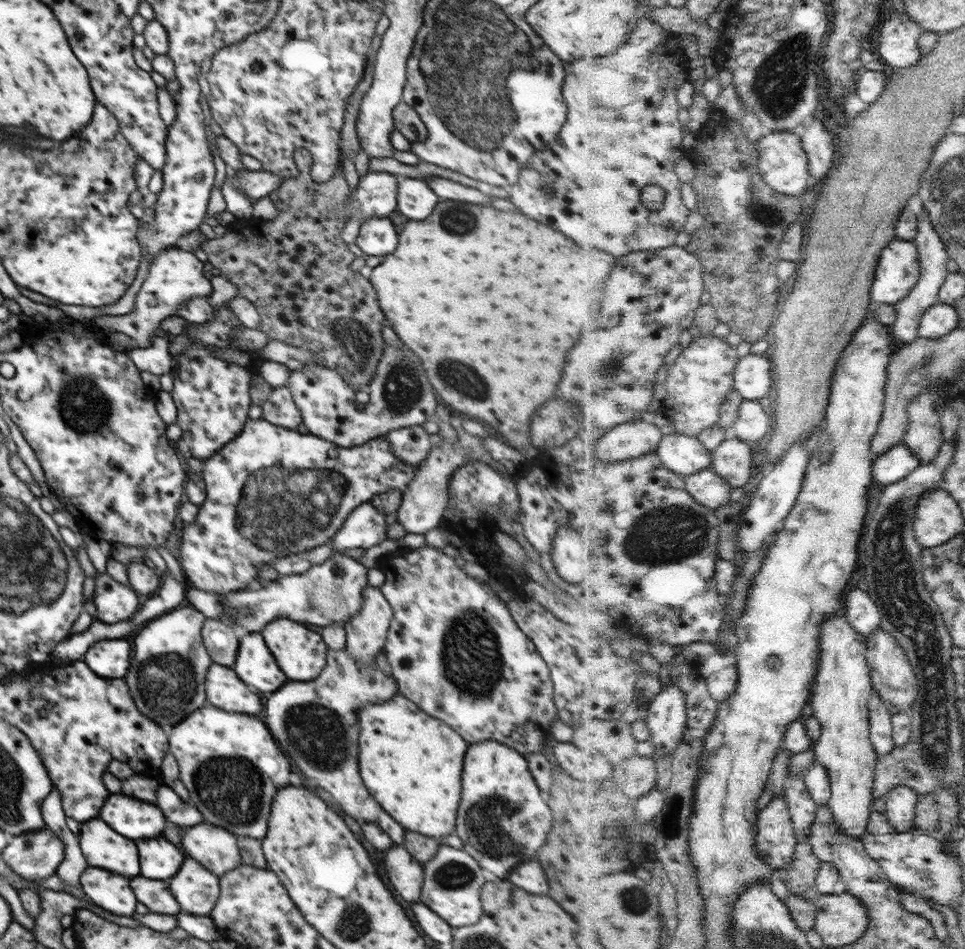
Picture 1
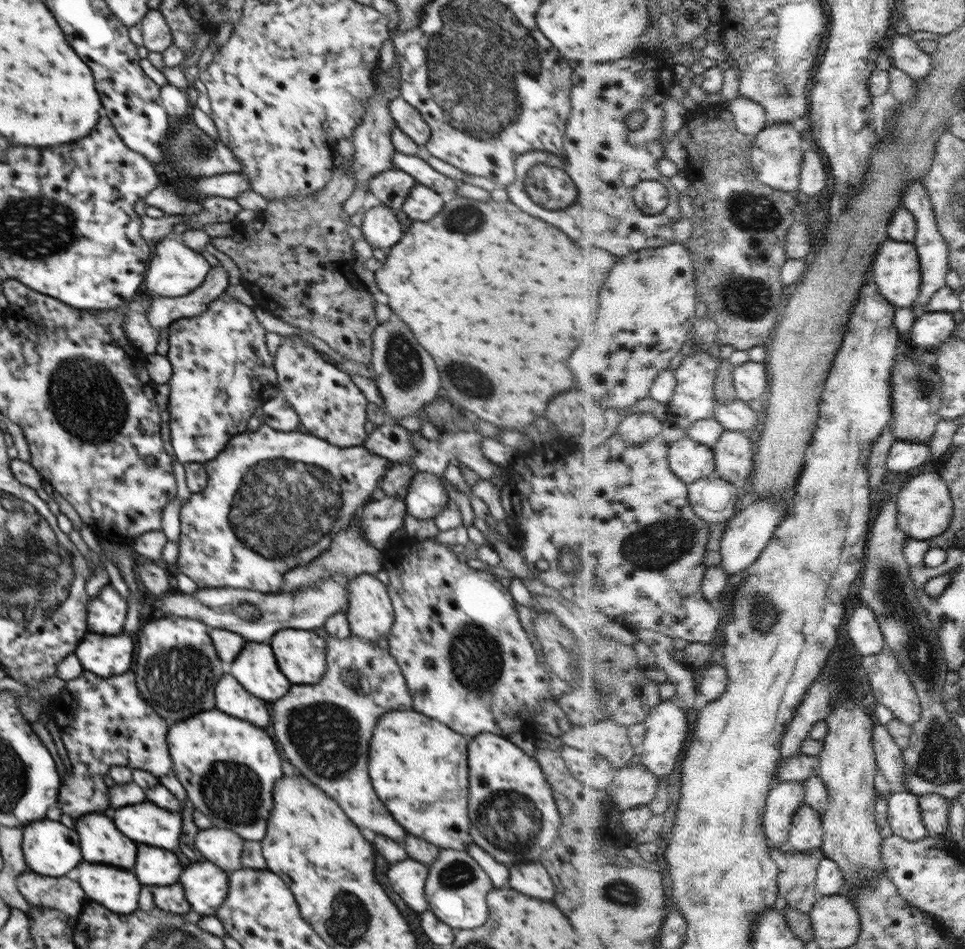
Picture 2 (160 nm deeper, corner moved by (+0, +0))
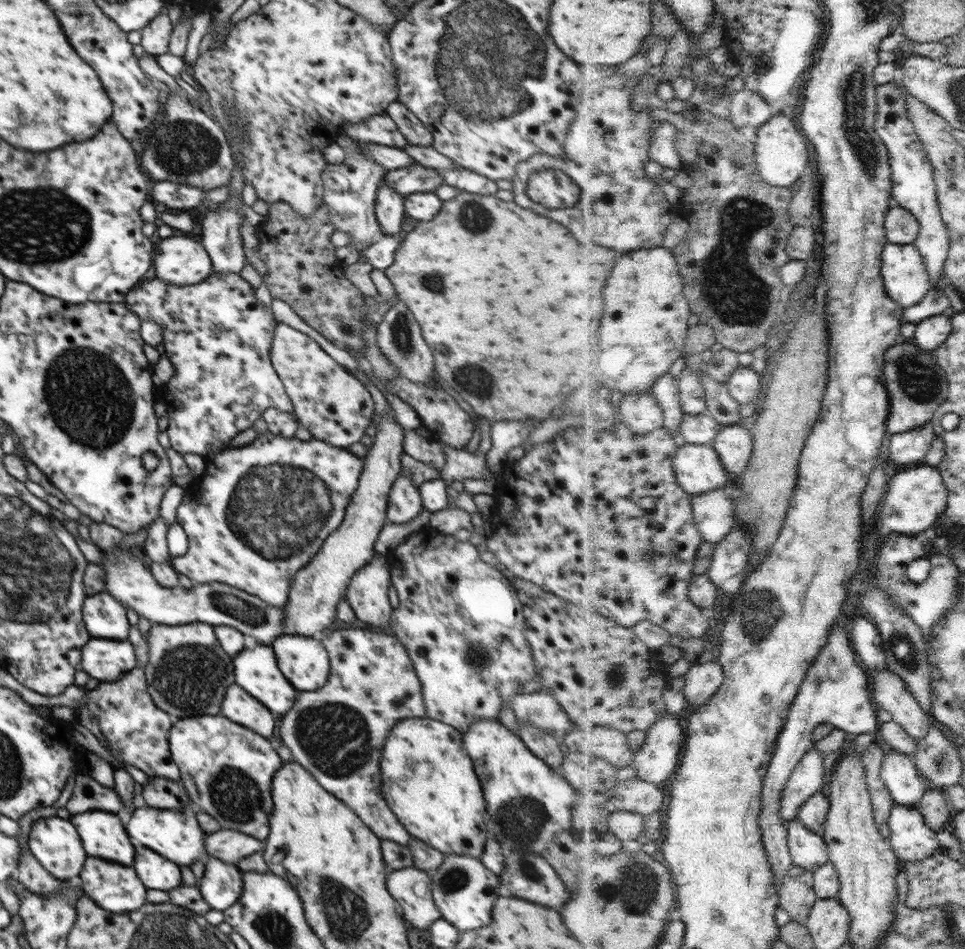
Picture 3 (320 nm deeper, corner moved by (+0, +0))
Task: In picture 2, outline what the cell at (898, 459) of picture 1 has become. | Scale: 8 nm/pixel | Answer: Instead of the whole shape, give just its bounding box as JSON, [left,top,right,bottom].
[889,439,931,473]

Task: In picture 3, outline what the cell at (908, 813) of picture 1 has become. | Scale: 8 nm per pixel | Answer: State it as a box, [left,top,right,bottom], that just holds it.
[890,803,943,862]

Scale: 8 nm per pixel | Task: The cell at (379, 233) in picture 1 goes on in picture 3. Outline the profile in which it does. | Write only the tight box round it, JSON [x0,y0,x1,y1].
[375,182,405,235]

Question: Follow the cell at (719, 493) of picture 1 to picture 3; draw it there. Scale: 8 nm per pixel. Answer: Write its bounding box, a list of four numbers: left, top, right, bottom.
[692,487,738,545]

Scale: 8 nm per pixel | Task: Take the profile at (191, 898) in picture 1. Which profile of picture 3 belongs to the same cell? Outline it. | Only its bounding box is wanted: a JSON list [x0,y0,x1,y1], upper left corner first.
[198,857,243,911]

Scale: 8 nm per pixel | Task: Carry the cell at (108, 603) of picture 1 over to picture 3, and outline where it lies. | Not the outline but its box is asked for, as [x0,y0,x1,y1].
[82,592,128,640]

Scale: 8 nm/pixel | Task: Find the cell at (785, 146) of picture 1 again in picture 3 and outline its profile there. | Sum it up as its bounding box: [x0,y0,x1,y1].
[755,113,810,187]

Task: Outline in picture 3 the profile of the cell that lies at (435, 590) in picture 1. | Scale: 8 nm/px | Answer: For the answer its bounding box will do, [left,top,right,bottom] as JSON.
[384,531,537,734]

